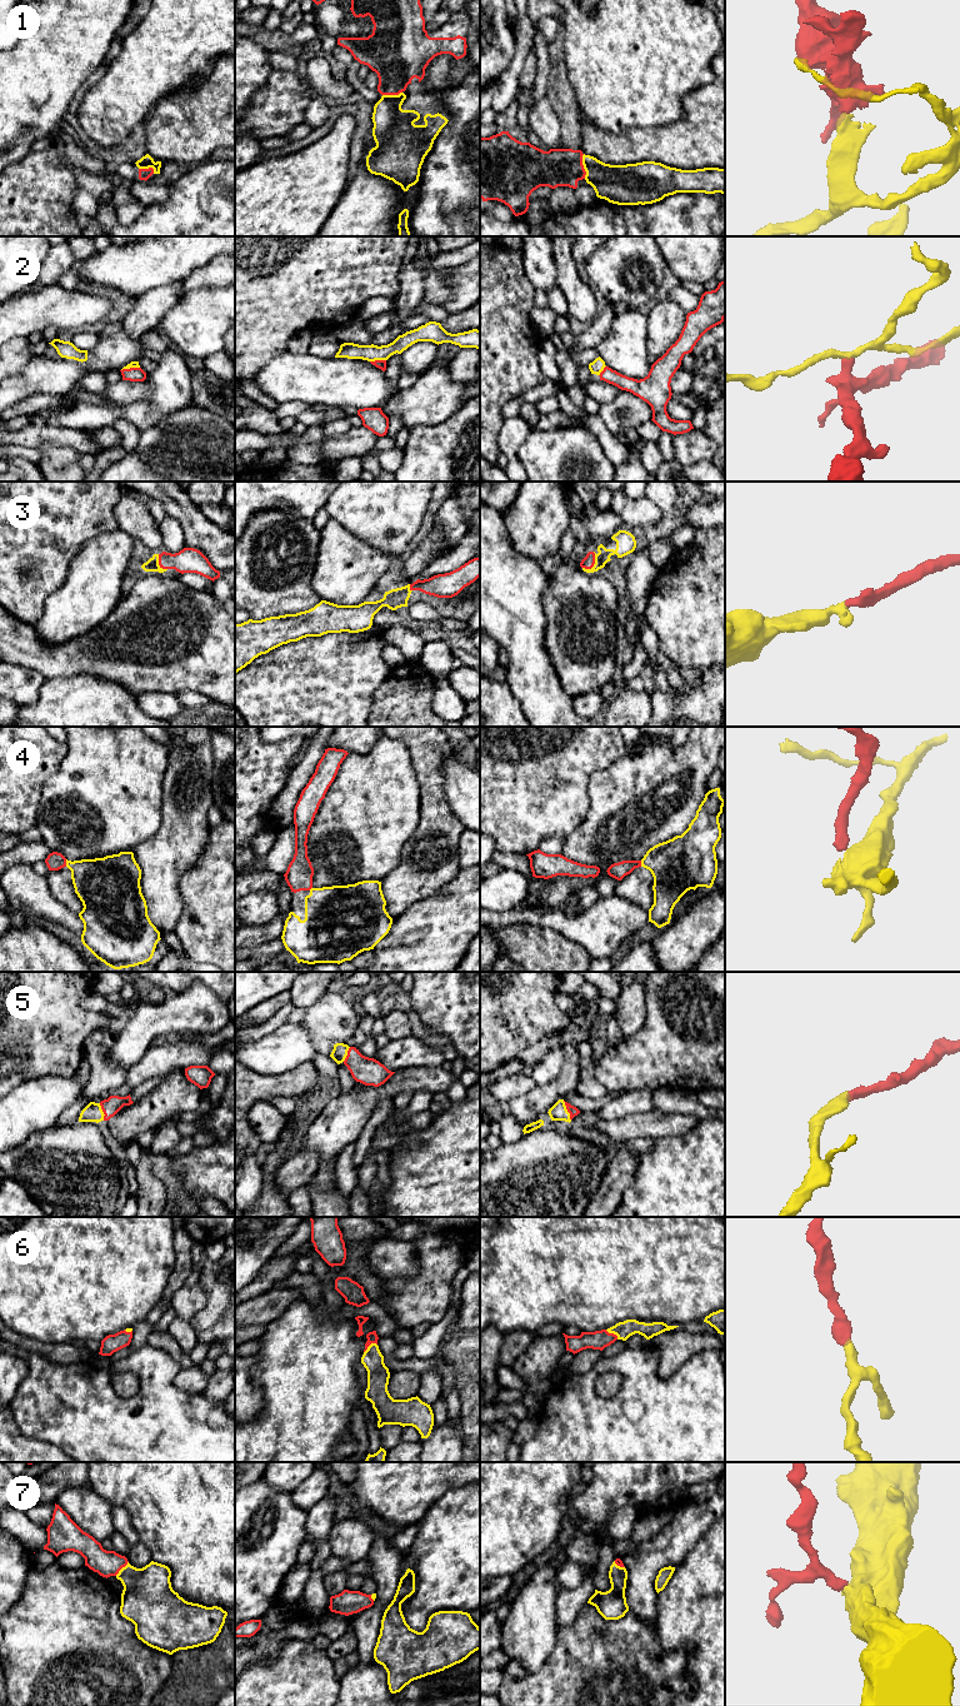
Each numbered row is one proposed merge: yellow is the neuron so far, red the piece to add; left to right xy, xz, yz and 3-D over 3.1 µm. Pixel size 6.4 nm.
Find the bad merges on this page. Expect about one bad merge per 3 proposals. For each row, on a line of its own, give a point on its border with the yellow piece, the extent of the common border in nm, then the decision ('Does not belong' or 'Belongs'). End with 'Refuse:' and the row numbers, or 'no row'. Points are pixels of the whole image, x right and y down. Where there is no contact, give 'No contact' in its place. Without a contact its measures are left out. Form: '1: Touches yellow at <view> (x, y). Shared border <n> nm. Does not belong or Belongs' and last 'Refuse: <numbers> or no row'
1: Touches yellow at yz (584, 166). Shared border 160 nm. Belongs
2: Touches yellow at xz (378, 359). Shared border 110 nm. Does not belong
3: Touches yellow at yz (594, 564). Shared border 130 nm. Belongs
4: Touches yellow at xy (66, 863). Shared border 50 nm. Belongs
5: Touches yellow at yz (566, 1111). Shared border 140 nm. Belongs
6: Touches yellow at xz (369, 1346). Shared border 110 nm. Belongs
7: Touches yellow at xy (121, 1569). Shared border 130 nm. Belongs
Refuse: 2

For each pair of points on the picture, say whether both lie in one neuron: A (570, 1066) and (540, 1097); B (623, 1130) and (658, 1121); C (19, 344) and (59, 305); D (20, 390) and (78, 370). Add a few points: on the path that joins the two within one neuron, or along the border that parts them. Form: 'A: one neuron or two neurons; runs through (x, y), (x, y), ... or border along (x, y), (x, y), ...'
A: one neuron; runs through (569, 1076), (550, 1093)
B: one neuron; runs through (631, 1127), (649, 1125)
C: two neurons; border along (28, 338), (13, 339)
D: one neuron; runs through (34, 378), (64, 373)

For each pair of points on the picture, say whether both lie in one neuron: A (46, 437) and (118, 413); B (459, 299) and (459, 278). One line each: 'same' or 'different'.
A: different
B: same

